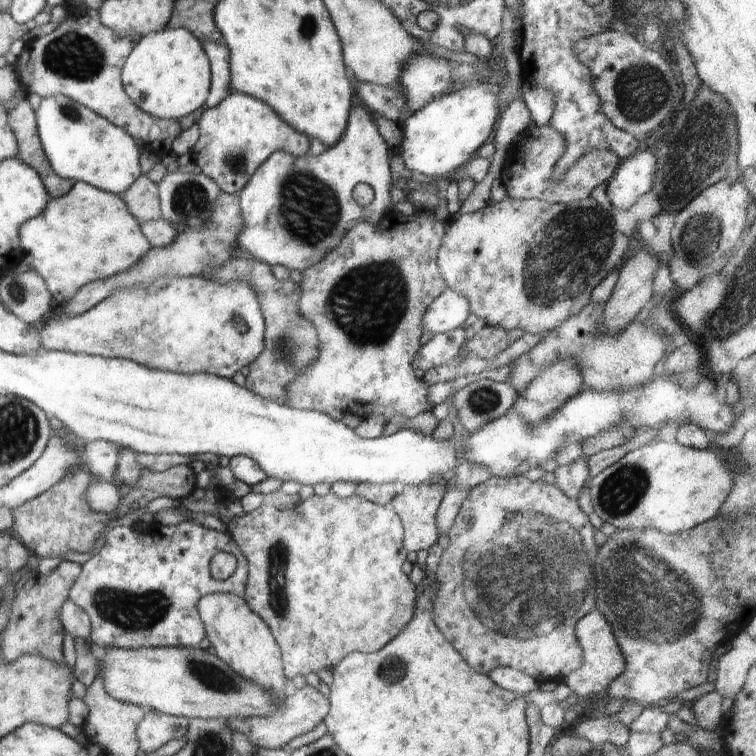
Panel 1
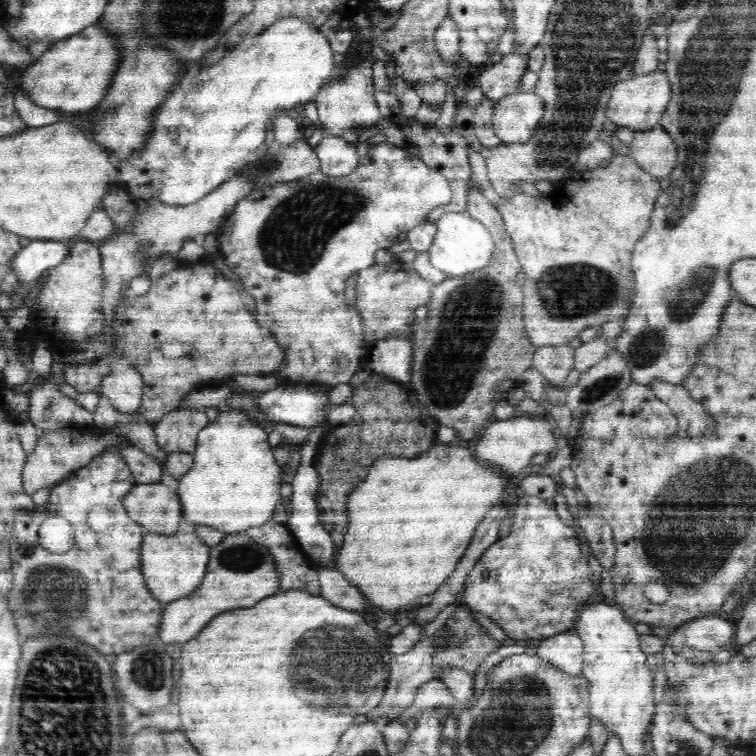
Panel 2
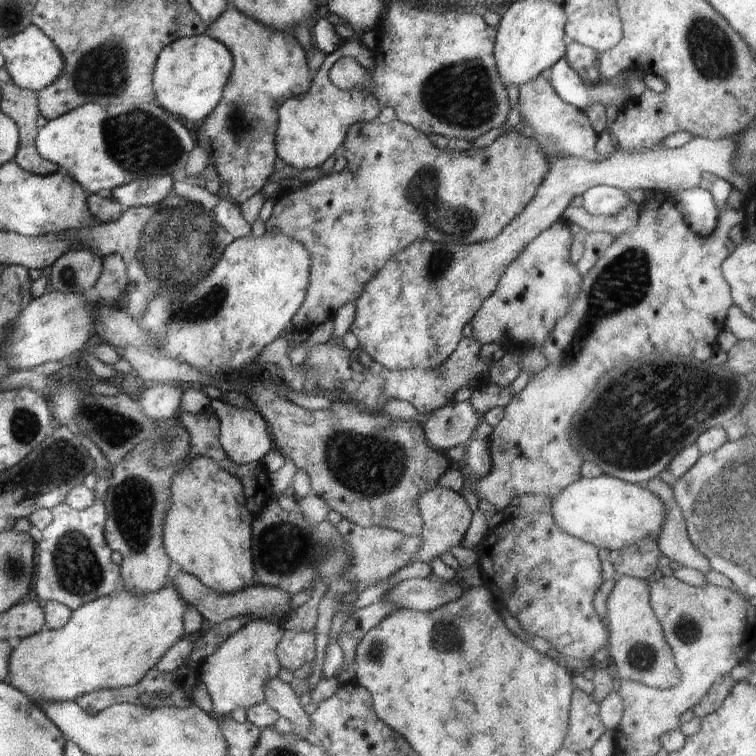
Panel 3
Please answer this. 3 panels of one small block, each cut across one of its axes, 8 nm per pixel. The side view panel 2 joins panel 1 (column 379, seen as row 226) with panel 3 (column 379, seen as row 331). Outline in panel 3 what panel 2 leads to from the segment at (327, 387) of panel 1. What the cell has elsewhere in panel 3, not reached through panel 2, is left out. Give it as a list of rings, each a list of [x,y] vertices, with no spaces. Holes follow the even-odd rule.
[[[693,136],[690,142],[675,149],[665,147],[662,144],[648,150],[617,148],[612,155],[600,157],[594,161],[574,158],[574,156],[552,156],[548,160],[550,170],[544,176],[542,184],[538,186],[538,190],[530,204],[518,216],[515,216],[512,222],[507,224],[494,240],[465,245],[417,240],[410,244],[408,248],[396,252],[374,274],[374,278],[364,286],[364,290],[362,290],[362,294],[356,302],[358,308],[355,310],[355,317],[349,330],[356,335],[359,348],[366,352],[372,360],[379,362],[388,369],[403,371],[436,368],[456,350],[463,337],[462,328],[472,320],[484,300],[496,290],[508,265],[512,264],[512,261],[520,252],[541,232],[550,228],[555,222],[562,220],[563,212],[572,204],[574,196],[583,194],[588,188],[596,185],[620,188],[624,192],[634,188],[642,188],[649,192],[663,191],[673,195],[680,192],[680,190],[698,188],[704,174],[718,176],[719,179],[729,182],[734,188],[748,196],[751,184],[746,176],[738,170],[738,166],[734,166],[736,154],[738,154],[737,137],[710,140]]]

